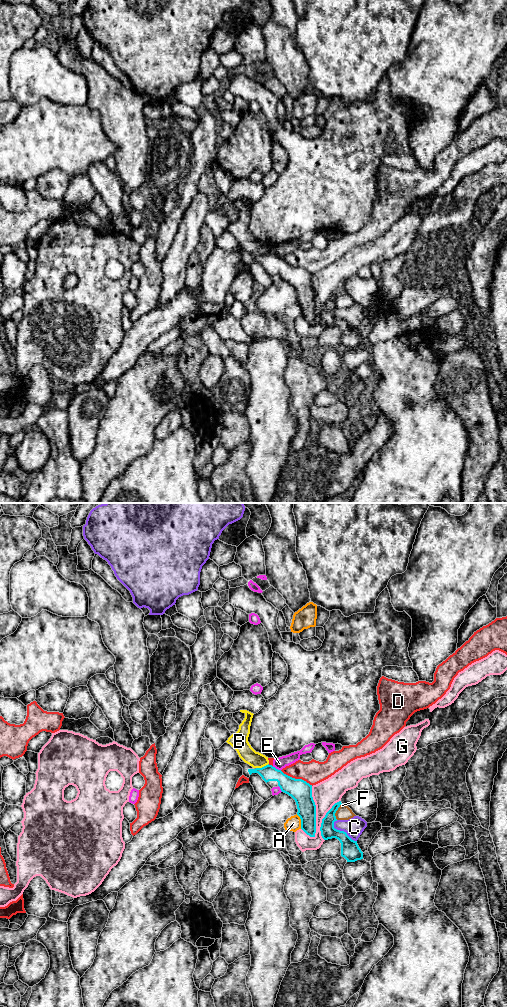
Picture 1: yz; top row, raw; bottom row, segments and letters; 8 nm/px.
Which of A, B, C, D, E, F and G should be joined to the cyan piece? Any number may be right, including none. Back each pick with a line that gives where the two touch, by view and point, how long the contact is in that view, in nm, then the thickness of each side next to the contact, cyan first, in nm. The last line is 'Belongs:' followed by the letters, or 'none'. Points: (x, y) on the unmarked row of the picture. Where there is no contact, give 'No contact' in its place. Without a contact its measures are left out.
Belongs: none

